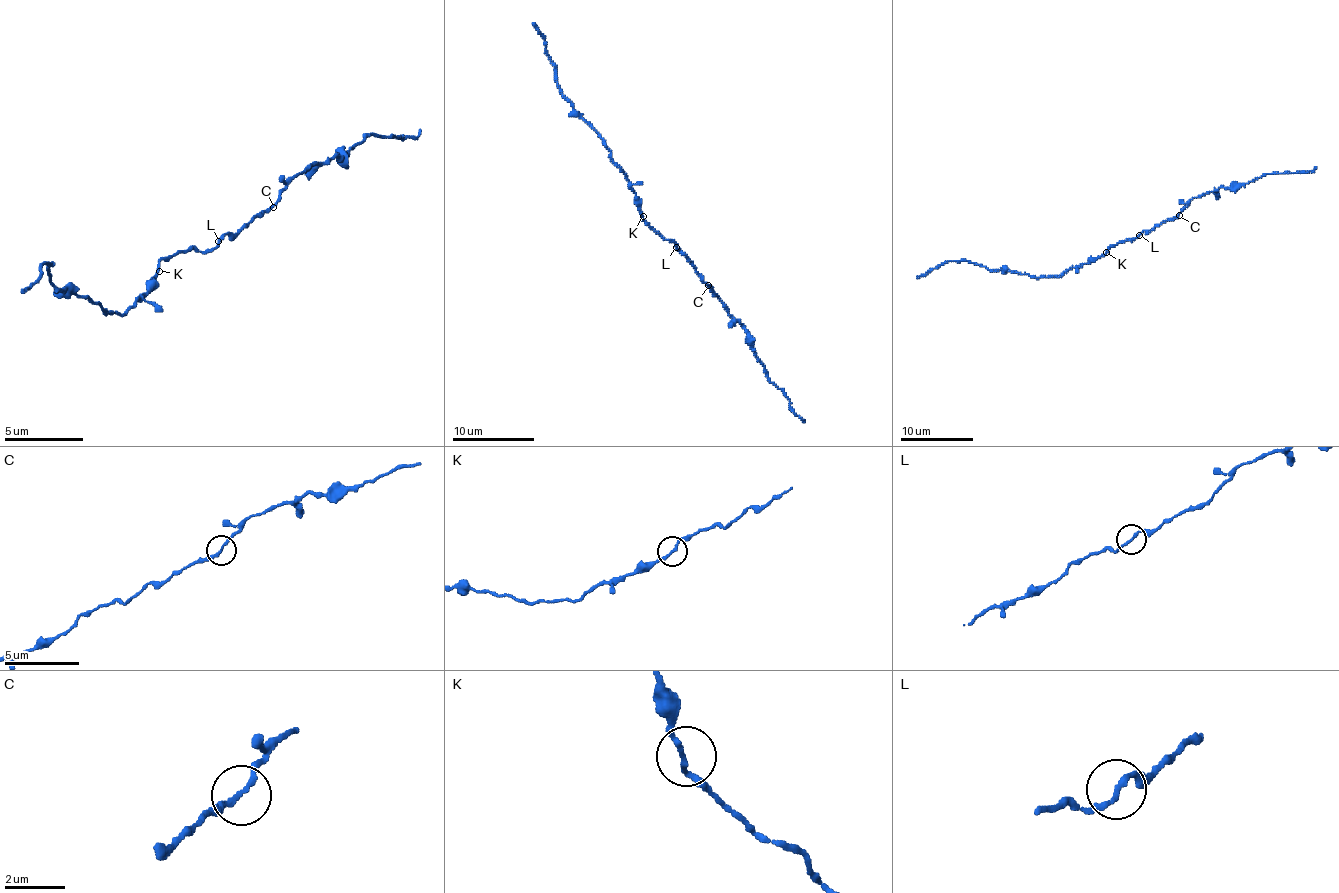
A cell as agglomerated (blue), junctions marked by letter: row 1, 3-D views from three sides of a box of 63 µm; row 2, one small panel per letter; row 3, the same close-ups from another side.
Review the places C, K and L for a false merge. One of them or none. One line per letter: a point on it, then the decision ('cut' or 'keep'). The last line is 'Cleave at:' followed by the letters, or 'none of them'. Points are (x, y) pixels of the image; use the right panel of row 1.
C: place (1179, 215); keep
K: place (1106, 252); keep
L: place (1139, 235); keep
Cleave at: none of them

